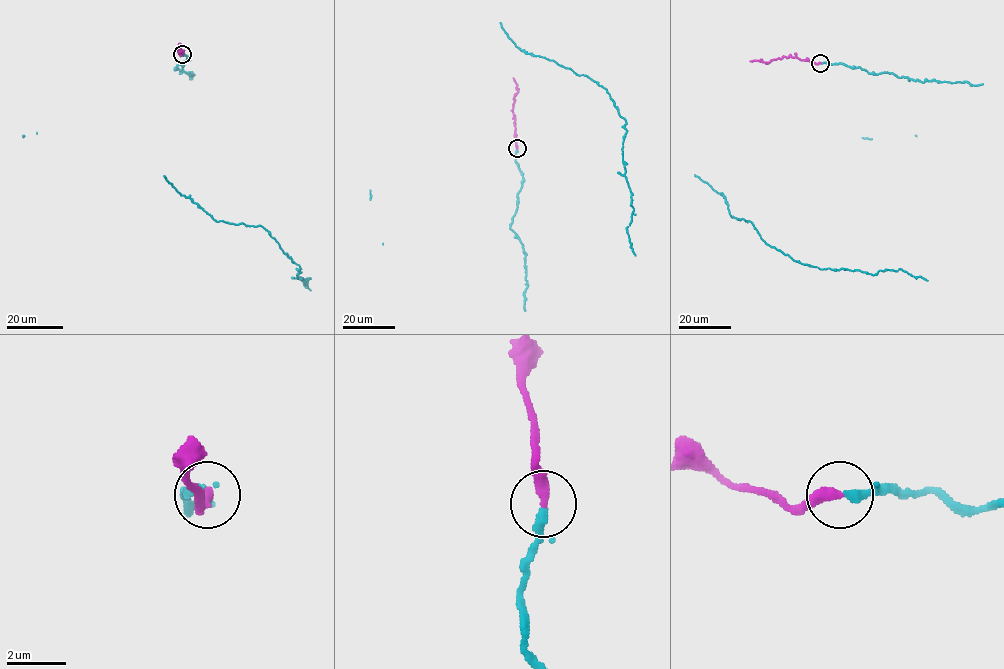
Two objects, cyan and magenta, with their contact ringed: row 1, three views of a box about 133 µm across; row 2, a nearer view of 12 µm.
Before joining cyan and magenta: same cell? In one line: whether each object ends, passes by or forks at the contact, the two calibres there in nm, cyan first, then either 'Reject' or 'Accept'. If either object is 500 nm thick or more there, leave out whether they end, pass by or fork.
At the ring cyan passes by. At the ring magenta ends. Thickness 220 nm (cyan) against 360 nm. Accept

